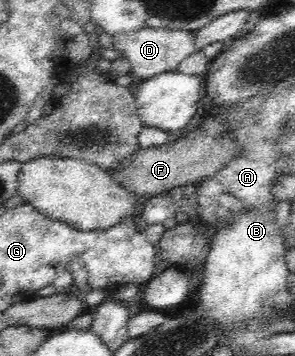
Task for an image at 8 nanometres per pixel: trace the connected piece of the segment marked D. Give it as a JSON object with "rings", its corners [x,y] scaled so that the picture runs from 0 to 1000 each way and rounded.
{"rings":[[[559,76],[468,81],[451,90],[410,90],[383,115],[386,138],[407,149],[407,160],[431,163],[444,180],[441,191],[451,191],[451,208],[478,225],[512,219],[542,202],[600,197],[603,180],[631,157],[654,154],[675,140],[658,121],[658,96],[641,87],[580,87]]]}

